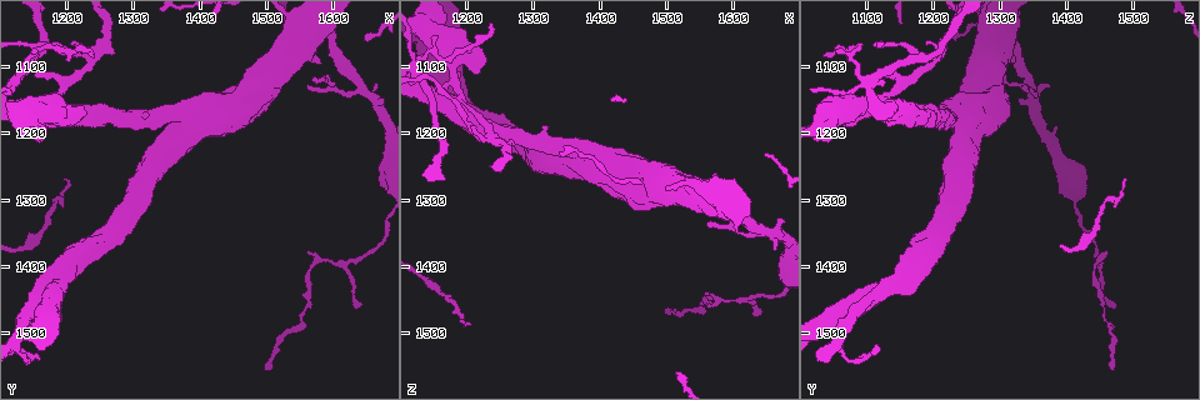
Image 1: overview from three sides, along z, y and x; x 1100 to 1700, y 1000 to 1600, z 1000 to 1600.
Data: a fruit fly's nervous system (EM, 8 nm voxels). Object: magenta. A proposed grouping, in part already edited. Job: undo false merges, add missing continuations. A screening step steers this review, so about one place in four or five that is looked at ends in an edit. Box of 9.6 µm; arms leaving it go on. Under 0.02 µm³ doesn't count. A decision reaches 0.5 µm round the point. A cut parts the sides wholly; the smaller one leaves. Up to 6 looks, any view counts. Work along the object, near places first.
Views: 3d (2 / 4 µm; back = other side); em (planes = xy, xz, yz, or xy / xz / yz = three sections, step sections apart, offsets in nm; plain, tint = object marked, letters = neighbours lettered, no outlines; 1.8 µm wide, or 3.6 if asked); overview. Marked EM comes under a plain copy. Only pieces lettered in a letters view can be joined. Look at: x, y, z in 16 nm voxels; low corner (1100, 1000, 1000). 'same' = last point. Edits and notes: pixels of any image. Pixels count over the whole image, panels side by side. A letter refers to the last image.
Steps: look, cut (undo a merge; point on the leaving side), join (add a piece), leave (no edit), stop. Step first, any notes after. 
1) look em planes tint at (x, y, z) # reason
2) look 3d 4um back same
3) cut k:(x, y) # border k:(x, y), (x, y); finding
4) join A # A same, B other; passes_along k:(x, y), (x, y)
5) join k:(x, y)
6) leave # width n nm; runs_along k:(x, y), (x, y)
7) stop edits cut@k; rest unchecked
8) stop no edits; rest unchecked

look em yz step 16 tint at (1170, 1450, 1095) # branch point

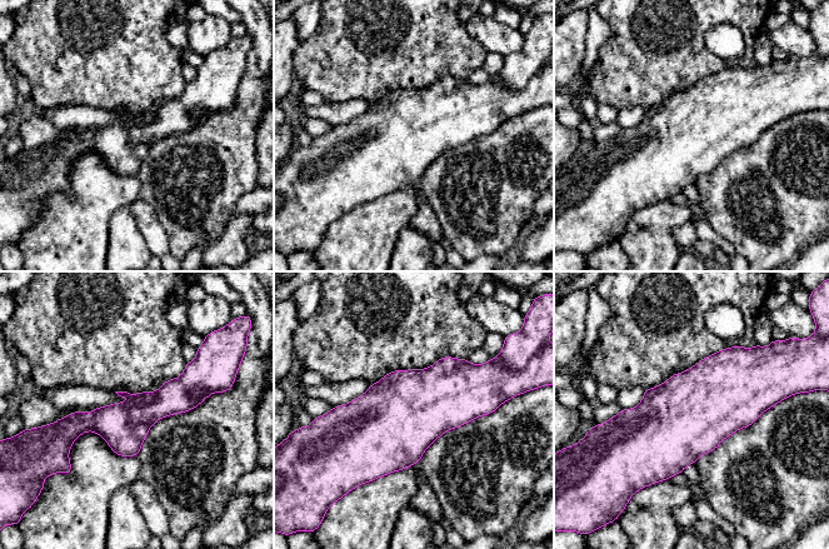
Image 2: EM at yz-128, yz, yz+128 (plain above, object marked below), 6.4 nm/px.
look em planes letters same

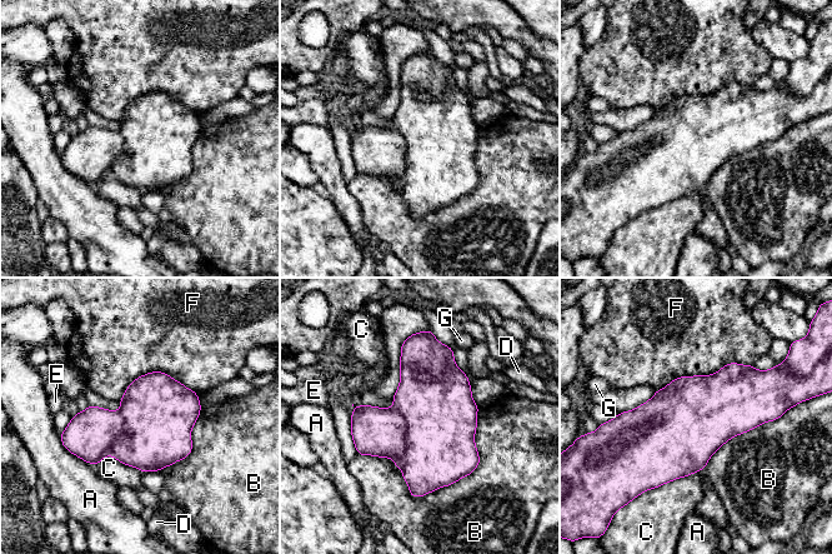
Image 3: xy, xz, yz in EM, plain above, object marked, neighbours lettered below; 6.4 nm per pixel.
leave # A other, B other, C other, D other, E other, F other, G other; border 3:(752, 364), (676, 377), (656, 392); continuous, no second neuron

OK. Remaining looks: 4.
look 3d 2um at (1160, 1170, 1145) # branch point

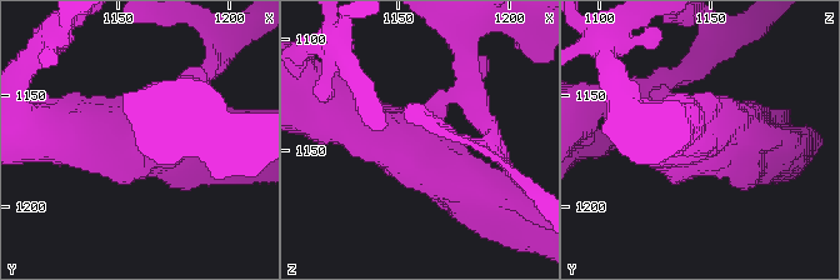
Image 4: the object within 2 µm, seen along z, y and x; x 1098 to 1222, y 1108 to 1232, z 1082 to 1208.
look em xy step 4 tint at (1155, 1169, 1146) # arms 3; arm_widths 180, 340, 400 nm

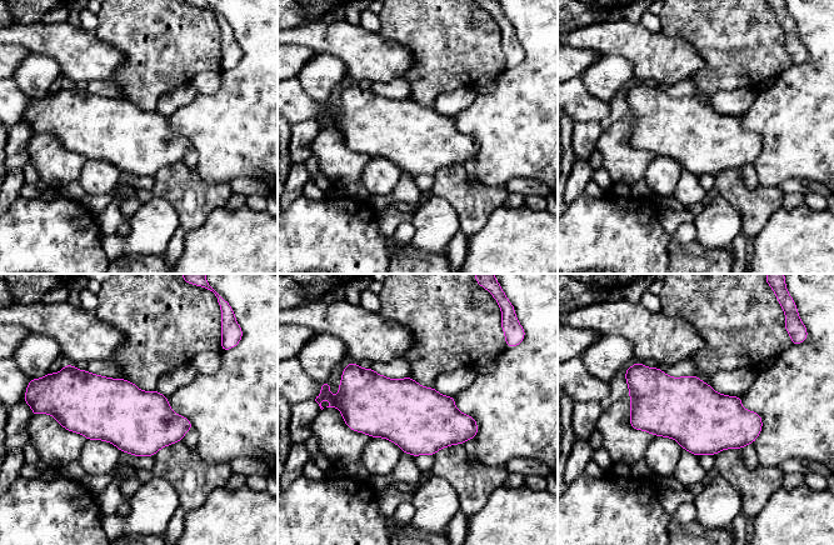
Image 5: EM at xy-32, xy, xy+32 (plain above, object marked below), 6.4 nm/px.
look em planes letters same

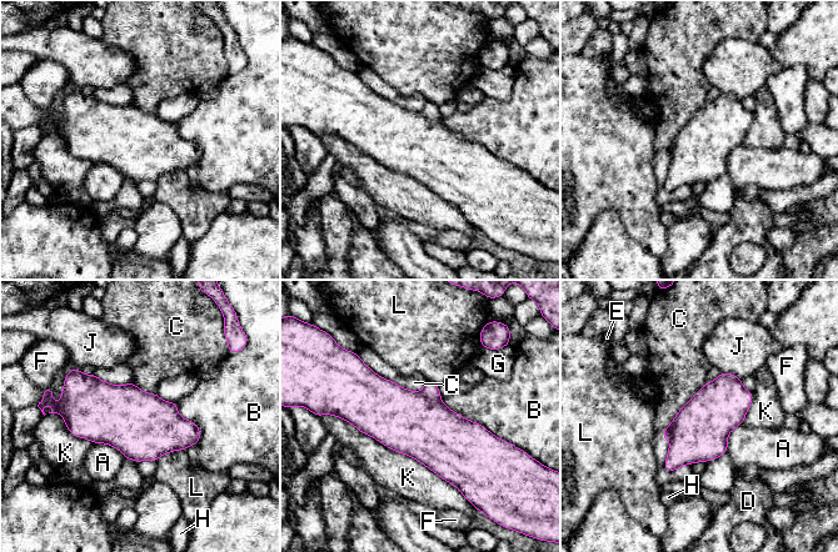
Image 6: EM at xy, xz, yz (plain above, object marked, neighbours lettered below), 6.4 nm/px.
cut 6:(429, 390) # width 360 nm; A other, B other, C other, D other, E other, F other, G other, H other, J other, K other, L other; border 6:(420, 392), (429, 399), (440, 400); a second neuron is stuck on

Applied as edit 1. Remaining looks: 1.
stop edits cut@6; rest unchecked

